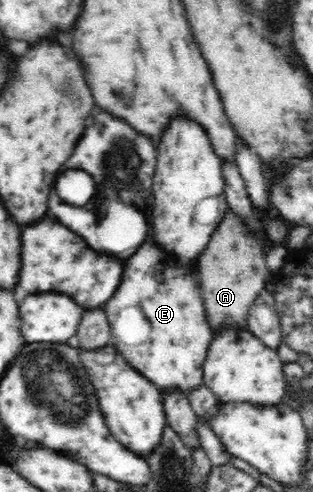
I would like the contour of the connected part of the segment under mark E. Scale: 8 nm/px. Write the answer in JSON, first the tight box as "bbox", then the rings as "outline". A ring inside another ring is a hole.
{"bbox":[103,234,214,396],"outline":[[[151,234],[138,248],[135,250],[127,262],[123,262],[123,274],[115,290],[115,294],[111,296],[109,302],[103,306],[105,314],[107,315],[108,324],[111,330],[111,346],[115,347],[119,351],[119,355],[125,357],[127,364],[131,365],[131,368],[142,374],[147,380],[150,380],[159,391],[162,393],[183,393],[183,395],[189,396],[192,391],[200,388],[204,384],[204,373],[202,372],[203,364],[206,362],[209,346],[214,338],[214,332],[211,331],[211,326],[207,323],[207,317],[204,307],[204,300],[202,292],[200,291],[200,284],[197,278],[195,278],[197,272],[189,272],[187,268],[181,268],[177,266],[177,262],[173,262],[173,259],[164,253],[162,248],[158,247],[158,244],[151,239]]]}

